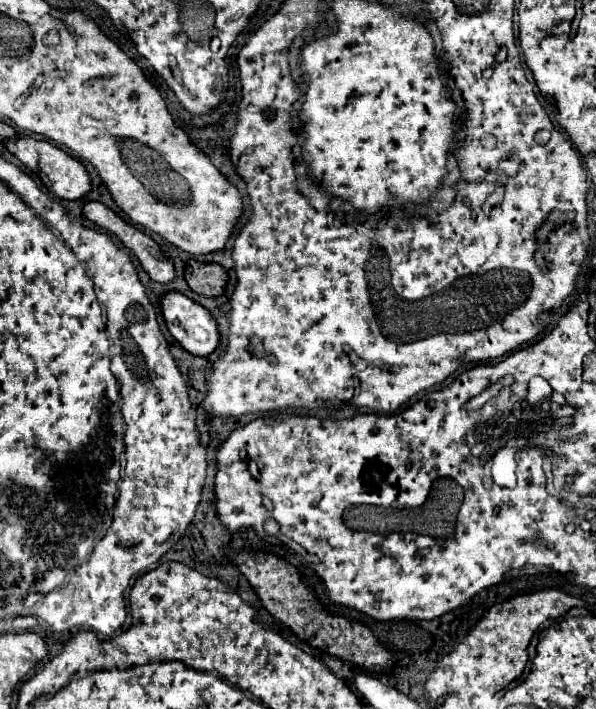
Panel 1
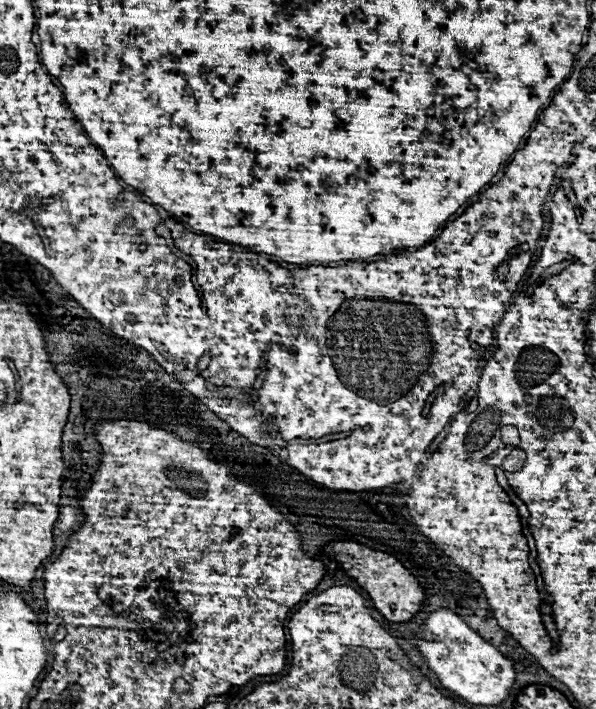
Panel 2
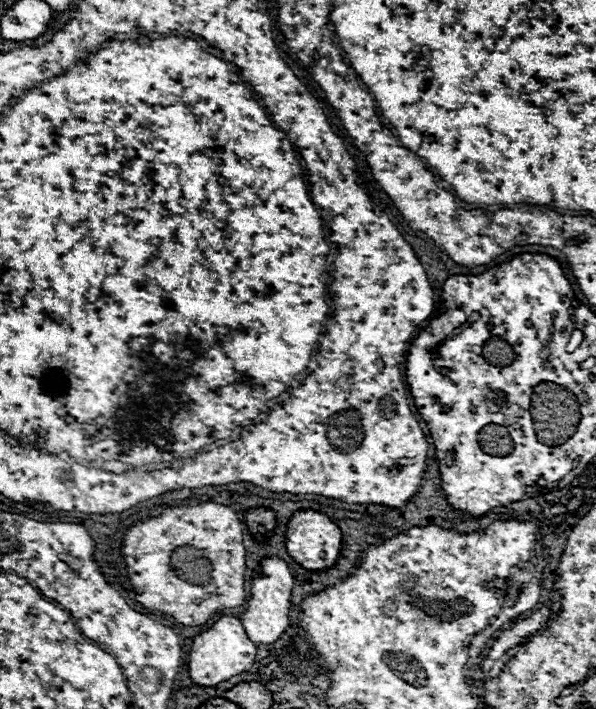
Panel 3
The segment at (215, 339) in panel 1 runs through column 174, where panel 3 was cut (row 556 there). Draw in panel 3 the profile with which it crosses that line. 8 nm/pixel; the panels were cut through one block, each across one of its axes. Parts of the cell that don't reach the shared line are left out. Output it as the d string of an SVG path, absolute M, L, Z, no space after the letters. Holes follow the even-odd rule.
M300 510L288 522L286 548L288 548L288 554L302 568L306 568L310 572L324 572L338 562L338 556L342 550L342 532L328 516L314 512L314 510Z

